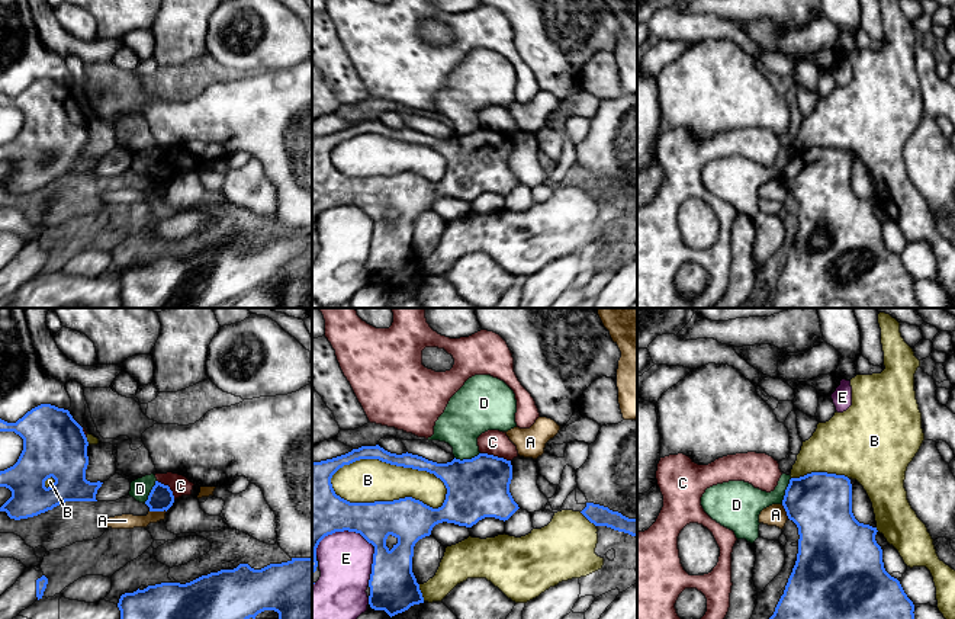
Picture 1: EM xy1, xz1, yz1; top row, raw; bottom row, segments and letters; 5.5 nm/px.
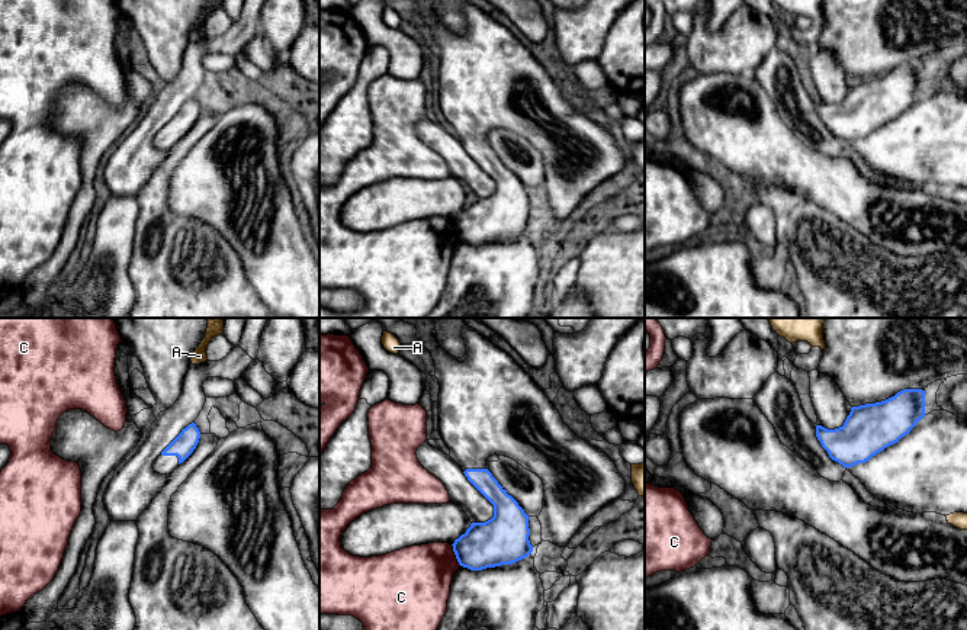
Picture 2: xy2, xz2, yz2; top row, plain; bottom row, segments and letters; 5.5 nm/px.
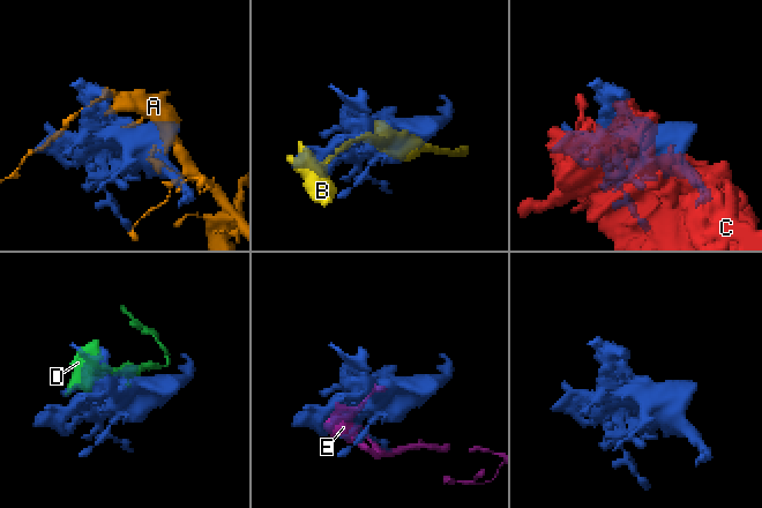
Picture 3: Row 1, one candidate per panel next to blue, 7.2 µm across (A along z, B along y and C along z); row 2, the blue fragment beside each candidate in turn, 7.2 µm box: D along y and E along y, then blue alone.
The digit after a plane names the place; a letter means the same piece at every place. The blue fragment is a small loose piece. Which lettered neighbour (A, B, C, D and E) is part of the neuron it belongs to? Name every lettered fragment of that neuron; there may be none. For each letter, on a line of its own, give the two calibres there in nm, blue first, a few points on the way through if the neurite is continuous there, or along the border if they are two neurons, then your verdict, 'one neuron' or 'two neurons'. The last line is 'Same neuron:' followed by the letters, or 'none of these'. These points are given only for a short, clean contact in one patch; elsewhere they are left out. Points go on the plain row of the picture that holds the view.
A: 140 nm thick on the blue side, 80 nm on the other; border along xy1 (166, 185), (150, 186); two neurons
B: 110 nm thick on the blue side, 240 nm on the other; two neurons
C: 340 nm thick on the blue side, 140 nm on the other; two neurons
D: 340 nm thick on the blue side, 260 nm on the other; border along xz1 (479, 127), (470, 132), (455, 132); two neurons
E: 320 nm thick on the blue side, 300 nm on the other; two neurons
Same neuron: none of these

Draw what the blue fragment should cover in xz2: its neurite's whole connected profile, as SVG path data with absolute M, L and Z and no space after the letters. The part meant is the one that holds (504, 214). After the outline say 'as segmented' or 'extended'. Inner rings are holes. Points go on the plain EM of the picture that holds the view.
M415 0L417 15L431 28L438 54L438 107L450 125L450 132L460 141L468 155L494 180L494 192L485 197L472 197L454 215L453 226L460 241L482 245L501 240L515 238L533 226L529 210L529 190L518 177L507 168L492 148L486 144L489 131L505 131L524 144L536 148L544 160L543 184L539 190L542 215L559 222L568 222L571 213L582 199L604 180L620 173L626 165L626 155L619 148L614 136L601 125L579 113L562 94L556 81L549 75L542 62L527 49L511 30L491 17L469 0L463 0L462 12L466 29L462 33L450 30L438 17L436 0Z | extended

